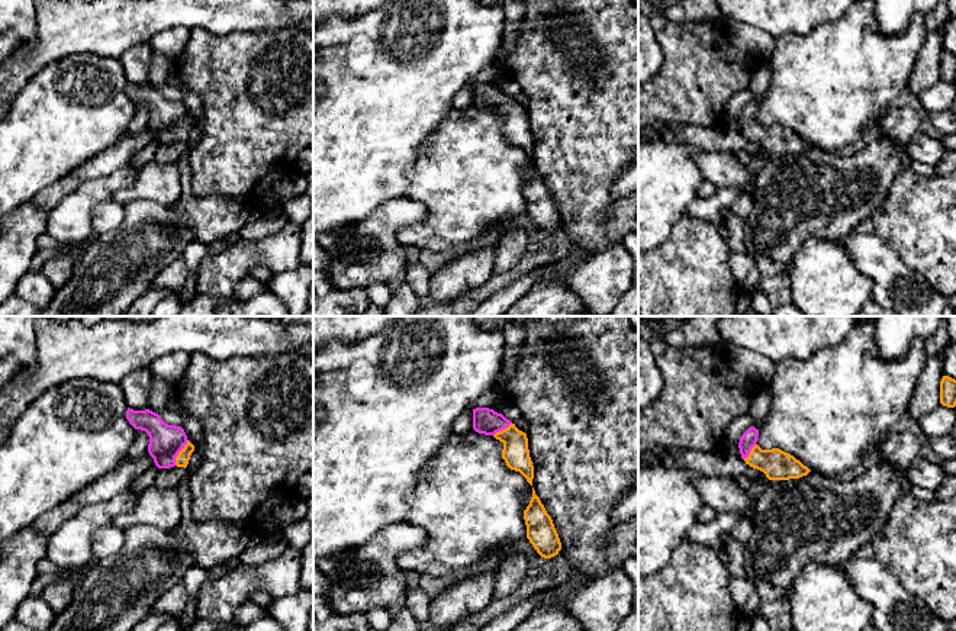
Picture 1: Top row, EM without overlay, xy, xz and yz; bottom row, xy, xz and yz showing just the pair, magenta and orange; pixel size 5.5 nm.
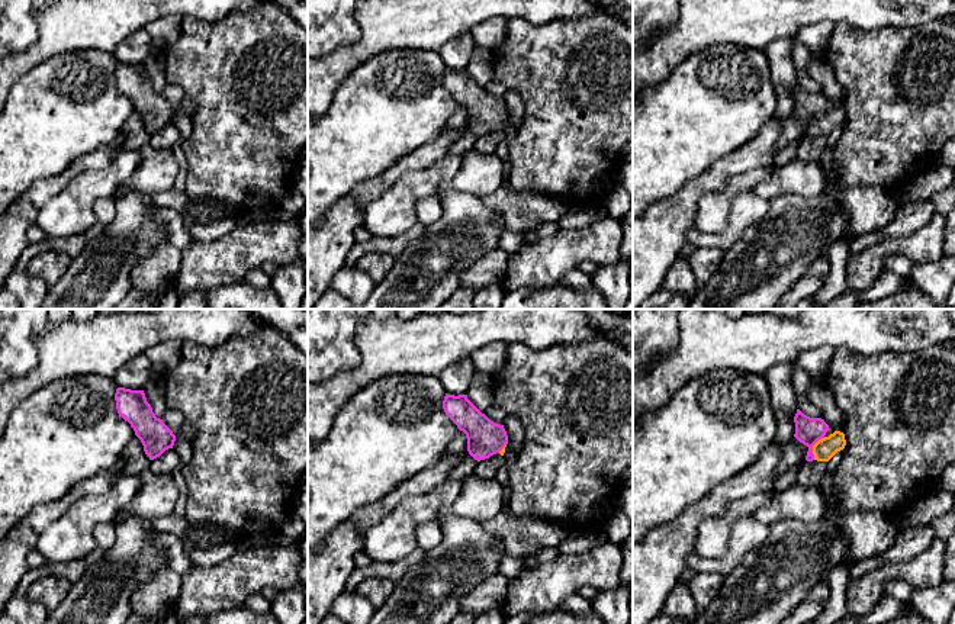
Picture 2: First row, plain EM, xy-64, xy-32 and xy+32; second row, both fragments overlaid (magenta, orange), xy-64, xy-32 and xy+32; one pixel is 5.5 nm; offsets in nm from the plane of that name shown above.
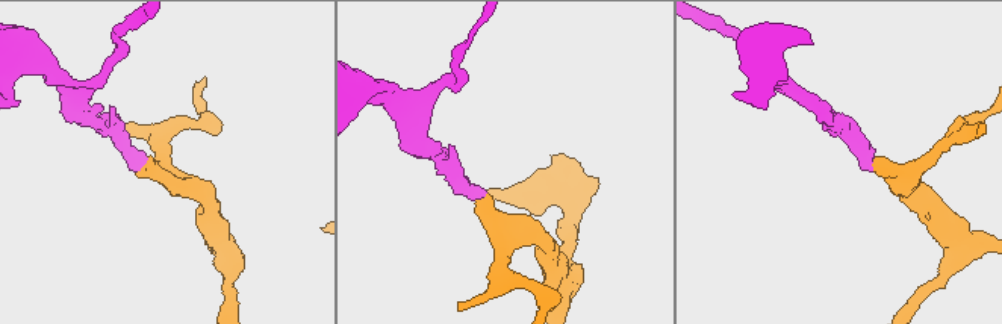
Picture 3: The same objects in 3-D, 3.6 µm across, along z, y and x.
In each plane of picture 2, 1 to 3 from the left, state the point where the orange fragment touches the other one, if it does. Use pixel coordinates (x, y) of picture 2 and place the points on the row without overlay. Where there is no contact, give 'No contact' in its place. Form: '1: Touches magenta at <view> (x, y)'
1: No contact
2: Touches magenta at xy-32 (501, 124)
3: Touches magenta at xy+32 (812, 122)

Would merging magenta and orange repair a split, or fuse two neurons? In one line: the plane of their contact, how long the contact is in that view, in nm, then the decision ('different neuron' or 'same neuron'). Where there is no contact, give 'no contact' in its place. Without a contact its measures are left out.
contact in xy; length 160 nm; same neuron

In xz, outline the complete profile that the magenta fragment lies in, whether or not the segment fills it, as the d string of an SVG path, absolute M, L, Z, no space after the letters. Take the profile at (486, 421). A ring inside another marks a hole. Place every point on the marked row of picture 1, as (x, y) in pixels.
M489 408L473 409L473 429L479 434L493 435L503 444L502 458L511 470L519 471L532 486L534 466L529 457L527 434L502 413Z

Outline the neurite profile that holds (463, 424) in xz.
M466 409L463 413L456 419L453 431L456 434L467 434L473 429L473 409Z

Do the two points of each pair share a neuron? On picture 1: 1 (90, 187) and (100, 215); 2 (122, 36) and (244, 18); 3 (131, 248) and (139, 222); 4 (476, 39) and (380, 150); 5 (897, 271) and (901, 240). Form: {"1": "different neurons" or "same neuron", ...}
{"1": "different neurons", "2": "same neuron", "3": "same neuron", "4": "same neuron", "5": "different neurons"}

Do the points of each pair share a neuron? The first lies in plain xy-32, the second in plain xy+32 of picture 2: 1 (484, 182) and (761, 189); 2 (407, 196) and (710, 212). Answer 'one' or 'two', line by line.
1: one
2: one

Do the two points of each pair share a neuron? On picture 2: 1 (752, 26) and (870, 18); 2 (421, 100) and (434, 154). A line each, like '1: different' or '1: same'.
1: same
2: different

